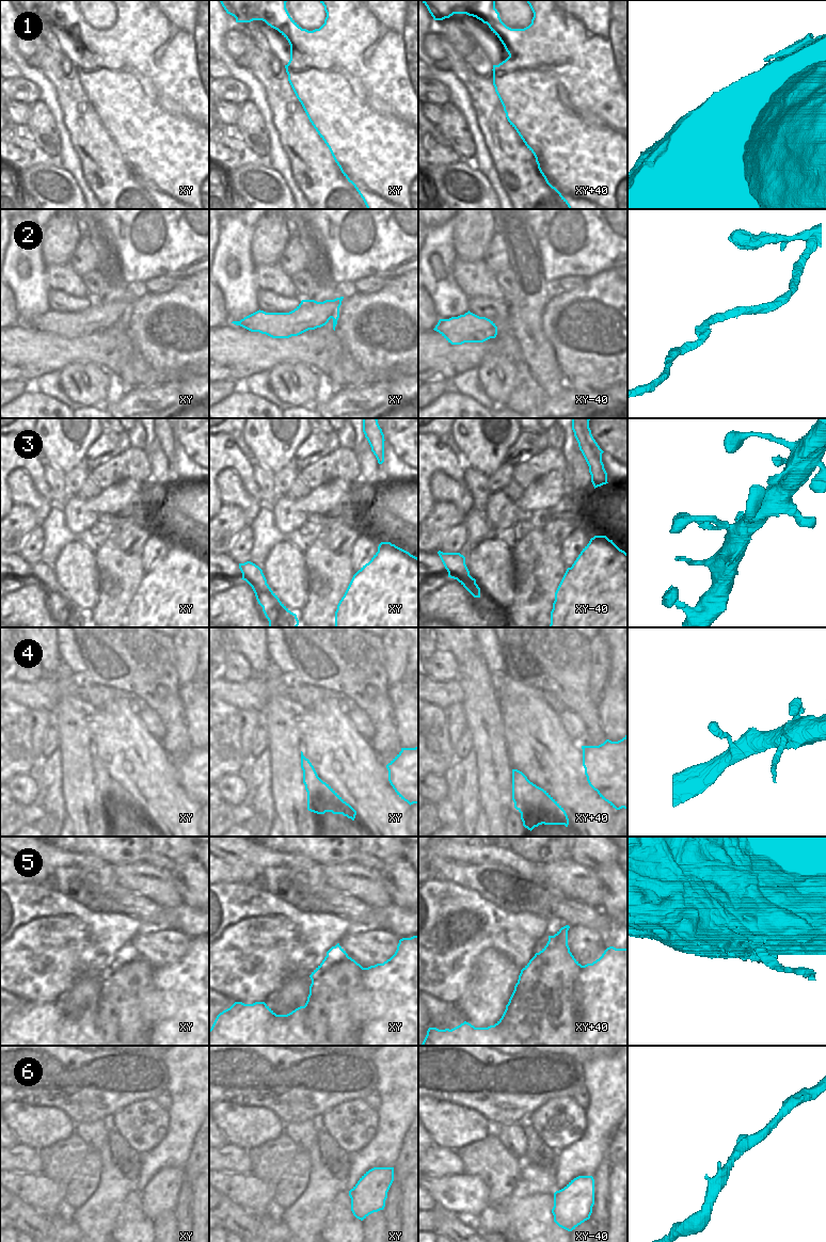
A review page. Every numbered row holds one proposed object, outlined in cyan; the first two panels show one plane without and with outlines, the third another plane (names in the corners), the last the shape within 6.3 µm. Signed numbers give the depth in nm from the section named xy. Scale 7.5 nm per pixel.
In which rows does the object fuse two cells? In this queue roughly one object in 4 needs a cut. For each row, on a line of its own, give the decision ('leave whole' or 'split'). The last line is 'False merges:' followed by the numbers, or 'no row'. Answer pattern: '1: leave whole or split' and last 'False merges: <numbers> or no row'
1: leave whole
2: leave whole
3: leave whole
4: leave whole
5: split
6: leave whole
False merges: 5

